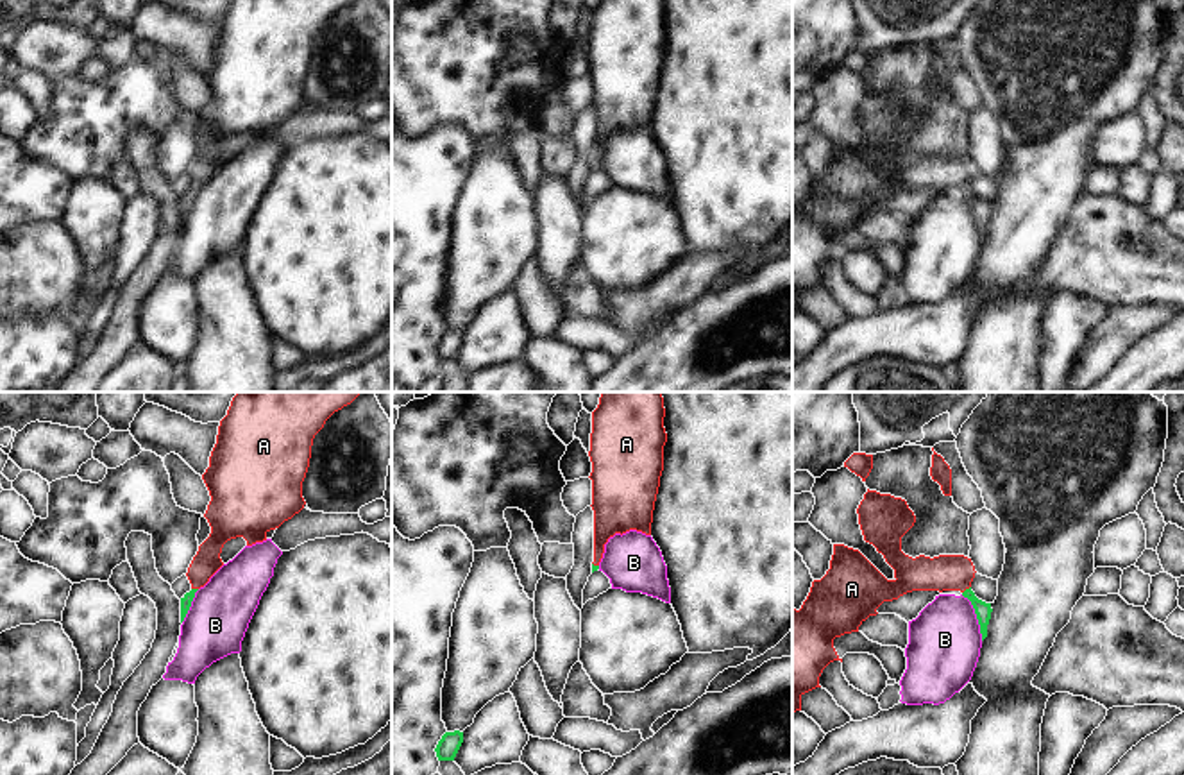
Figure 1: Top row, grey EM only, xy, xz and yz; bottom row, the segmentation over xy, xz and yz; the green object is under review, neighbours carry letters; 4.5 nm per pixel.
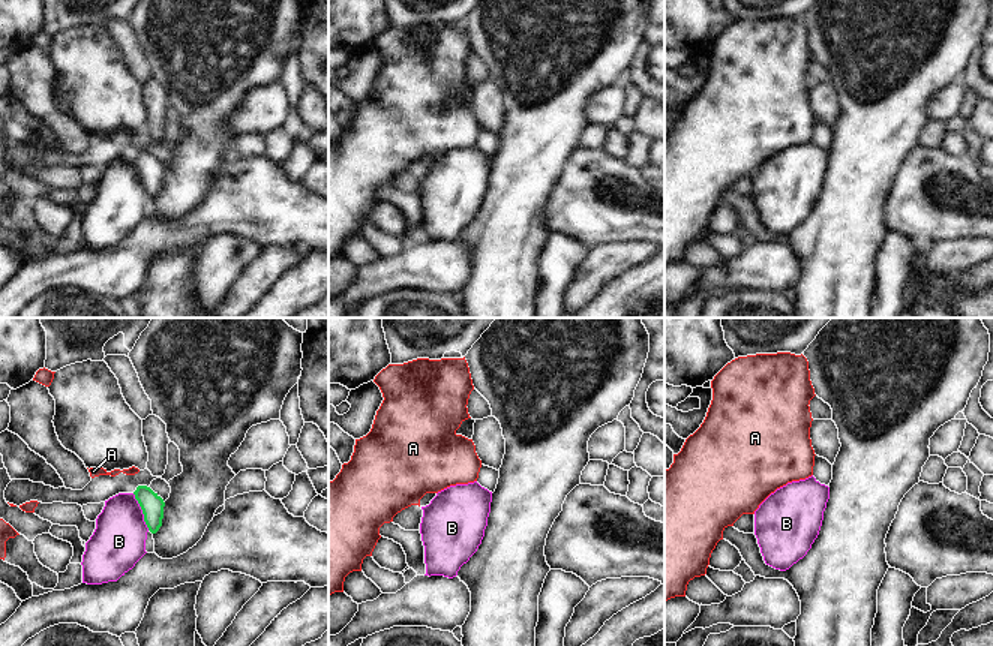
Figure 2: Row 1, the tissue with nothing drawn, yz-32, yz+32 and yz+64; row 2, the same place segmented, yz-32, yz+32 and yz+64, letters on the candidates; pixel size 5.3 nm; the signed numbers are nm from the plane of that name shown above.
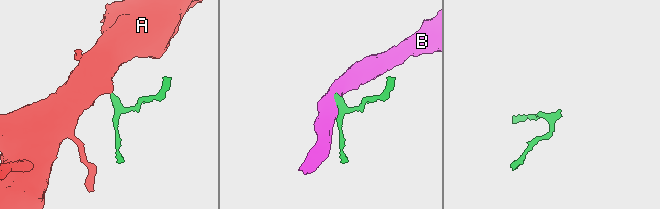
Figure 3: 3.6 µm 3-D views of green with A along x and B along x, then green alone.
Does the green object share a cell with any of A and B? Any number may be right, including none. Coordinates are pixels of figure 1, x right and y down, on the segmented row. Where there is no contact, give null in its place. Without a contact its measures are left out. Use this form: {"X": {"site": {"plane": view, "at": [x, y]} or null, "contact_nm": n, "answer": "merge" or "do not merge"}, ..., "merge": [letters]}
{"A": {"site": {"plane": "yz", "at": [966, 589]}, "contact_nm": 50, "answer": "merge"}, "B": {"site": {"plane": "yz", "at": [977, 616]}, "contact_nm": 220, "answer": "do not merge"}, "merge": ["A"]}

